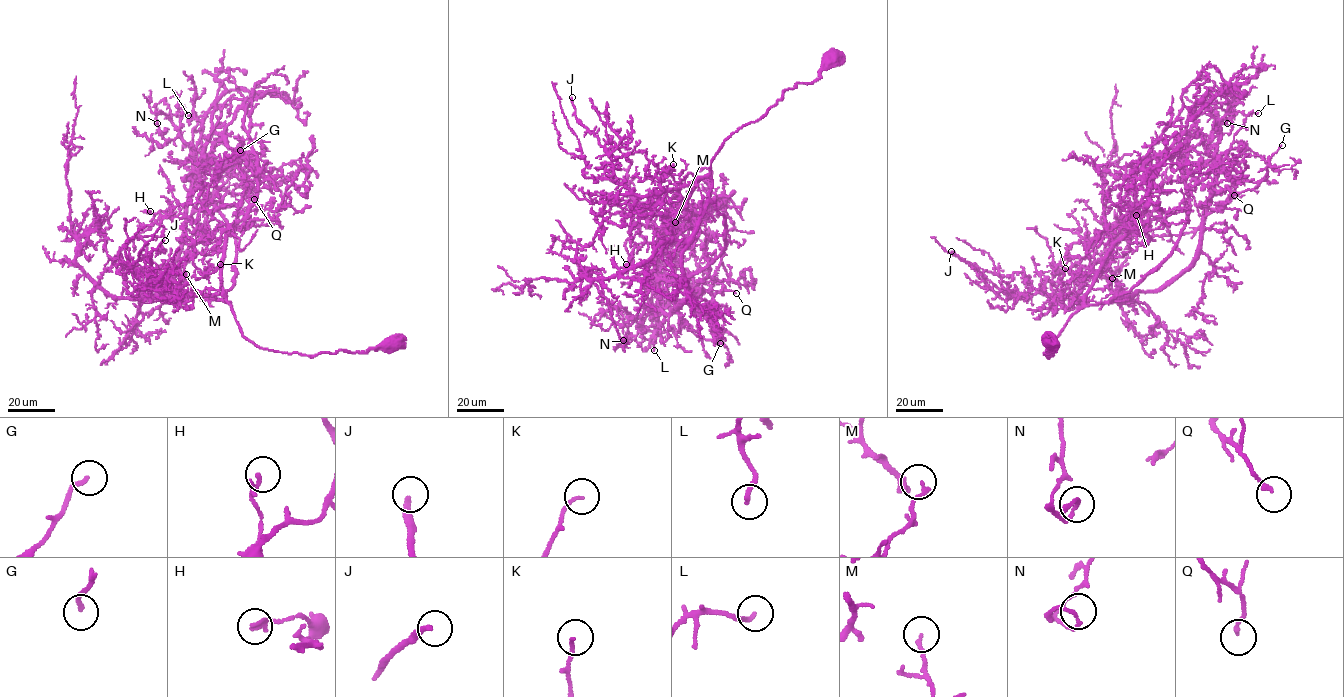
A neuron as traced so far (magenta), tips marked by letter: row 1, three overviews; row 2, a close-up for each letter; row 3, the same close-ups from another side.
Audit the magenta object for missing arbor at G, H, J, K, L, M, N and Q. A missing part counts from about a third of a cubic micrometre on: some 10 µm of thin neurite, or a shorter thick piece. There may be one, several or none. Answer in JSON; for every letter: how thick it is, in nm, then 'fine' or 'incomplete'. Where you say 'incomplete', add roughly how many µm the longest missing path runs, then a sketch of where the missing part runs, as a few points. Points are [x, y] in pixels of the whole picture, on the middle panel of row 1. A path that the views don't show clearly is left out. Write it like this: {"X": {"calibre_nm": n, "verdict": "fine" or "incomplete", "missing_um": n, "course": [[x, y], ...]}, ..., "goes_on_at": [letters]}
{"G": {"calibre_nm": 170, "verdict": "fine"}, "H": {"calibre_nm": 130, "verdict": "fine"}, "J": {"calibre_nm": 240, "verdict": "incomplete", "missing_um": 10}, "K": {"calibre_nm": 140, "verdict": "fine"}, "L": {"calibre_nm": 180, "verdict": "fine"}, "M": {"calibre_nm": 160, "verdict": "fine"}, "N": {"calibre_nm": 120, "verdict": "fine"}, "Q": {"calibre_nm": 160, "verdict": "fine"}, "goes_on_at": ["J"]}

